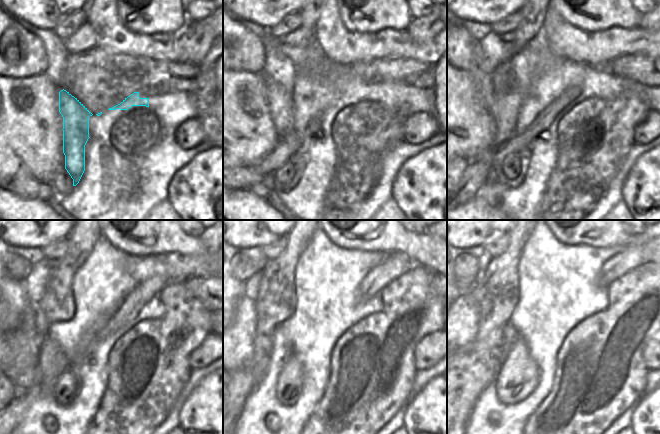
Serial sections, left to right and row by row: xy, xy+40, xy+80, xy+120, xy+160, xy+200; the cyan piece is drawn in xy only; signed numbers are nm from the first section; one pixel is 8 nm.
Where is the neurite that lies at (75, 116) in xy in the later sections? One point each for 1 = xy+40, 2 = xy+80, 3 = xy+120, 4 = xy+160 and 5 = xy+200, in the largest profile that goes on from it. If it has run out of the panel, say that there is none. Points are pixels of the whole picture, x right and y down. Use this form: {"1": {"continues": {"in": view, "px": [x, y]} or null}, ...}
{"1": {"continues": {"in": "xy+40", "px": [312, 100]}}, "2": {"continues": {"in": "xy+80", "px": [560, 88]}}, "3": {"continues": {"in": "xy+120", "px": [108, 324]}}, "4": {"continues": {"in": "xy+160", "px": [394, 265]}}, "5": {"continues": {"in": "xy+200", "px": [630, 257]}}}

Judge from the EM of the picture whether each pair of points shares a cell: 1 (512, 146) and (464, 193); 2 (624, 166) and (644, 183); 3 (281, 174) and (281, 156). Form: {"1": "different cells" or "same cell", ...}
{"1": "same cell", "2": "different cells", "3": "different cells"}

